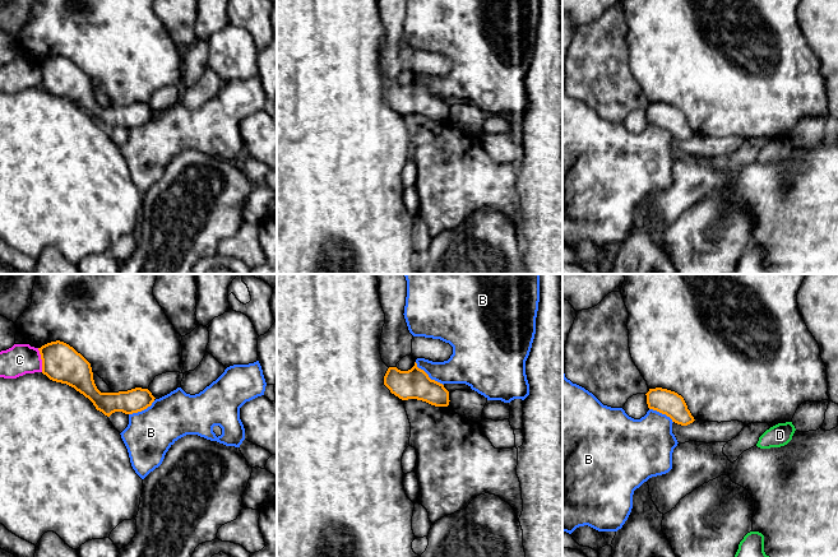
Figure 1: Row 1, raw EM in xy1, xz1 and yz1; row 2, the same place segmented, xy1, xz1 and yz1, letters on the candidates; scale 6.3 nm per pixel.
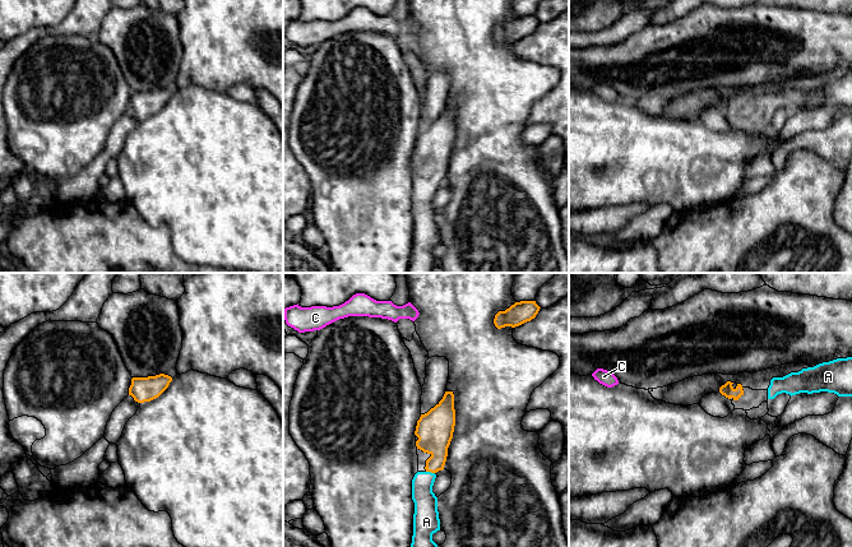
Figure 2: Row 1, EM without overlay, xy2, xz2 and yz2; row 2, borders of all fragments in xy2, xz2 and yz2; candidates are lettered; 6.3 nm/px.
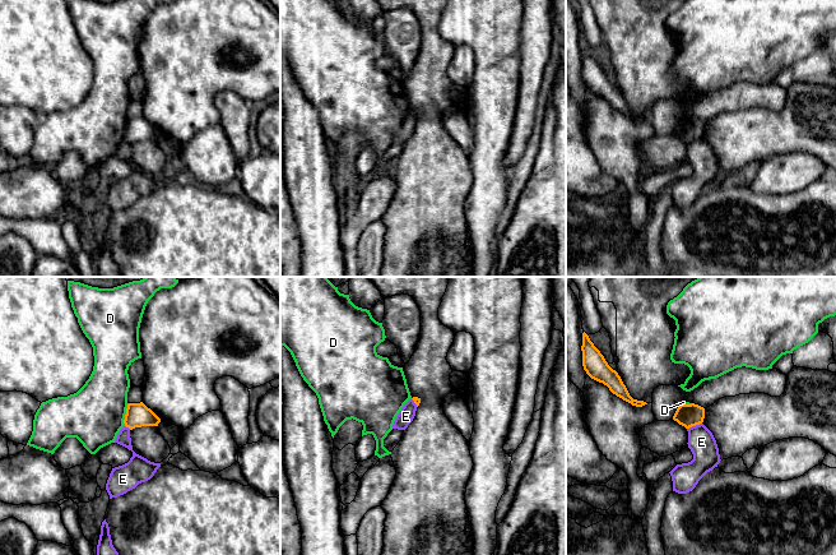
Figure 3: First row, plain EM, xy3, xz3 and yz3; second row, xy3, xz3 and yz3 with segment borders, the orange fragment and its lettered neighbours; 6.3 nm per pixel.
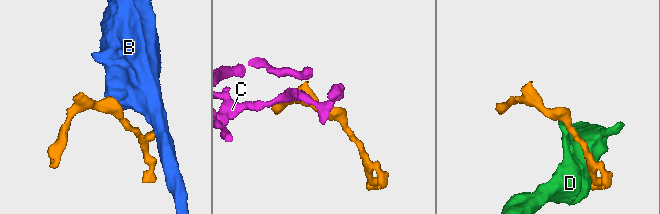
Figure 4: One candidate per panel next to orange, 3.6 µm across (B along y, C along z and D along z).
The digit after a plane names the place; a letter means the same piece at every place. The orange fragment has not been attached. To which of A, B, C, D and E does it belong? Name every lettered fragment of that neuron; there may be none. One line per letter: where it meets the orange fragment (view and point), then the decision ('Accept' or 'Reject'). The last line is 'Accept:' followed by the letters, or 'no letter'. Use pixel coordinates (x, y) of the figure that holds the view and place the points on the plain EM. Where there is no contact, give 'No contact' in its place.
A: Touches orange at xz2 (430, 185). Accept
B: Touches orange at xz1 (427, 91). Reject
C: Touches orange at xy1 (41, 73). Reject
D: Touches orange at xy3 (125, 129). Reject
E: Touches orange at yz3 (693, 139). Reject
Accept: A

